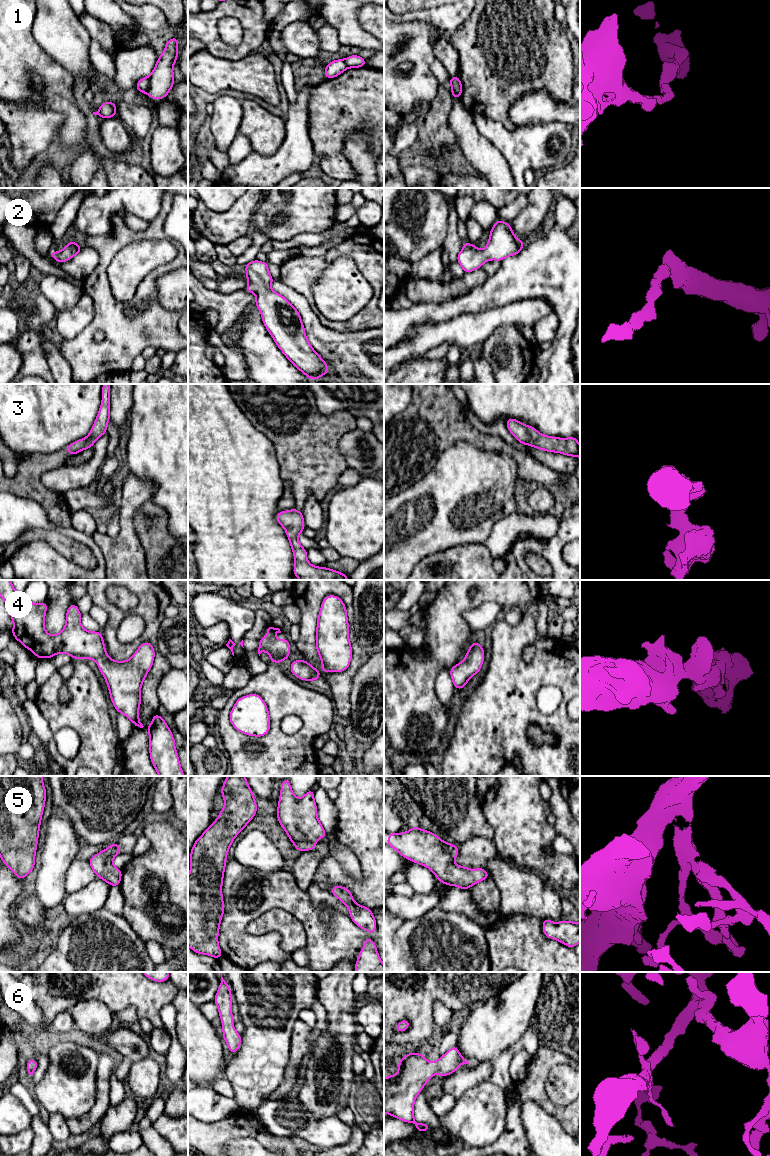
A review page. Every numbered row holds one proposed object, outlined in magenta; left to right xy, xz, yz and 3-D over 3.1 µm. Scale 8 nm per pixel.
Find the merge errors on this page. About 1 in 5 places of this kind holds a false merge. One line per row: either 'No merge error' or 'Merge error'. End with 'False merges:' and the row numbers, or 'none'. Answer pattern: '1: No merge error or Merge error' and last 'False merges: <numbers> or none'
1: Merge error
2: No merge error
3: No merge error
4: No merge error
5: No merge error
6: No merge error
False merges: 1

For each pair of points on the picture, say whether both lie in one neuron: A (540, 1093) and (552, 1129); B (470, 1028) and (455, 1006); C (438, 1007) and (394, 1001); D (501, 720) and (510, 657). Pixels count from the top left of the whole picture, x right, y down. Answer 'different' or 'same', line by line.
A: different
B: different
C: different
D: same

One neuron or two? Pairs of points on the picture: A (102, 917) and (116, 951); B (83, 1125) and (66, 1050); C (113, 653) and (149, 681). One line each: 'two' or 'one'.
A: one
B: two
C: one

